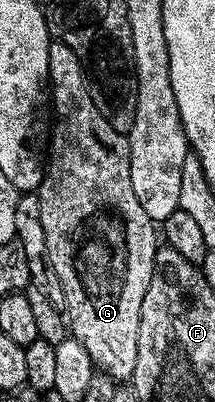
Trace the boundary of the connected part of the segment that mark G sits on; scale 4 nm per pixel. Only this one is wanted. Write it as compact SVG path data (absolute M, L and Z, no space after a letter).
M57 41L51 42L48 49L48 73L50 74L52 100L52 134L48 144L46 176L42 178L42 184L38 186L36 194L40 201L40 222L44 225L44 241L48 241L50 268L54 270L62 286L64 314L68 320L69 334L78 339L80 345L84 345L84 349L88 349L88 357L92 357L94 366L99 372L110 375L115 381L130 381L134 378L136 345L140 341L140 305L144 305L144 293L148 293L148 285L152 281L152 269L160 246L160 235L156 230L154 220L148 217L148 213L144 213L144 209L132 189L130 140L123 132L112 129L112 125L108 125L108 121L104 121L100 109L96 109L90 92L91 82L82 63L76 57L76 53L72 53L72 49L68 49L68 45Z

